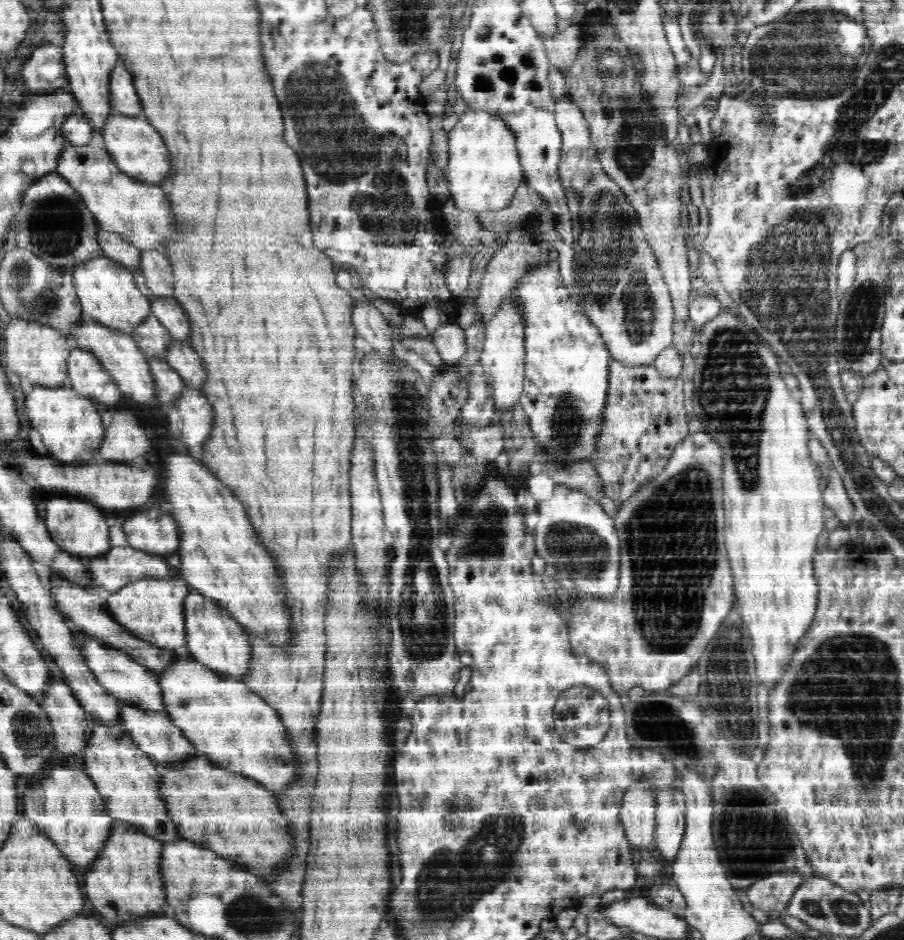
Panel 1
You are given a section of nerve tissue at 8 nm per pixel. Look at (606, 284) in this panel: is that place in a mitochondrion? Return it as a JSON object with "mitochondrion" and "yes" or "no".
{"mitochondrion":"yes"}

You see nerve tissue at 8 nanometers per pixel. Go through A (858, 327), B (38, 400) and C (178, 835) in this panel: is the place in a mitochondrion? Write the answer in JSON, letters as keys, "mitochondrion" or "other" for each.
{"A":"mitochondrion","B":"other","C":"other"}

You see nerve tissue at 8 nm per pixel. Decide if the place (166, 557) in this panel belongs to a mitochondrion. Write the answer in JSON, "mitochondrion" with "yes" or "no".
{"mitochondrion":"no"}

